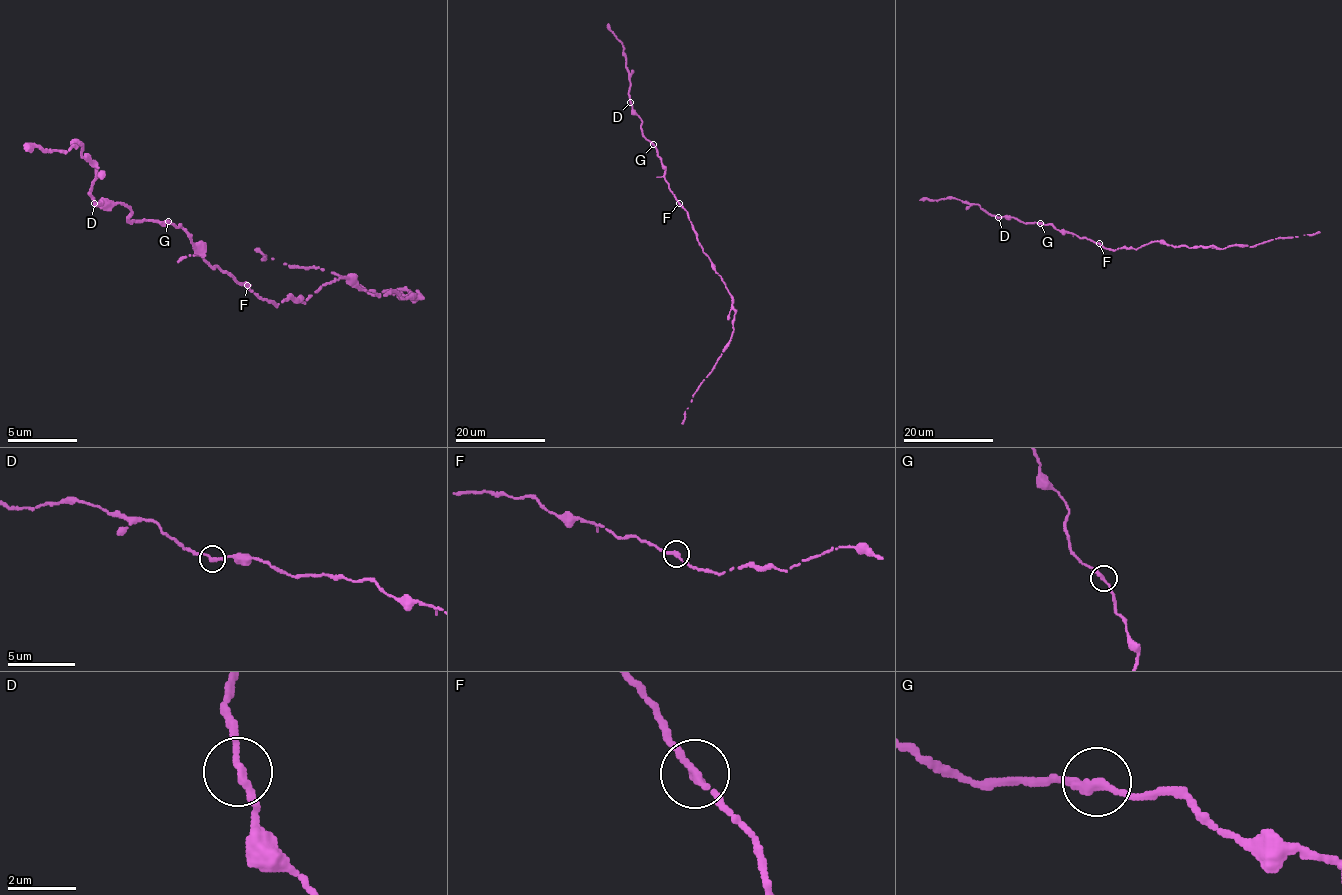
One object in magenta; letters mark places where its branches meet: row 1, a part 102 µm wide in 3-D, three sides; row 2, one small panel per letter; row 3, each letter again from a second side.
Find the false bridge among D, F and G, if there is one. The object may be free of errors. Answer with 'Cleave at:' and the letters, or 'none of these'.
Cleave at: none of these

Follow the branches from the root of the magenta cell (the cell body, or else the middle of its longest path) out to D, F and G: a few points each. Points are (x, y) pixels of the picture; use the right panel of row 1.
D: (1120, 247), (1105, 249), (1049, 224), (998, 217)
F: (1120, 247), (1105, 249), (1099, 243)
G: (1120, 247), (1105, 249), (1085, 237), (1040, 223)

